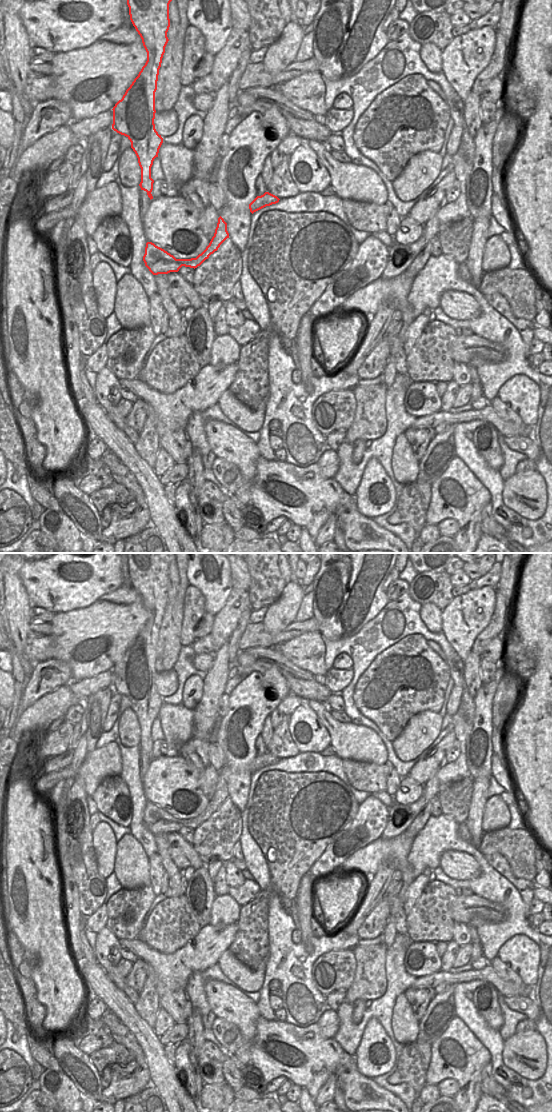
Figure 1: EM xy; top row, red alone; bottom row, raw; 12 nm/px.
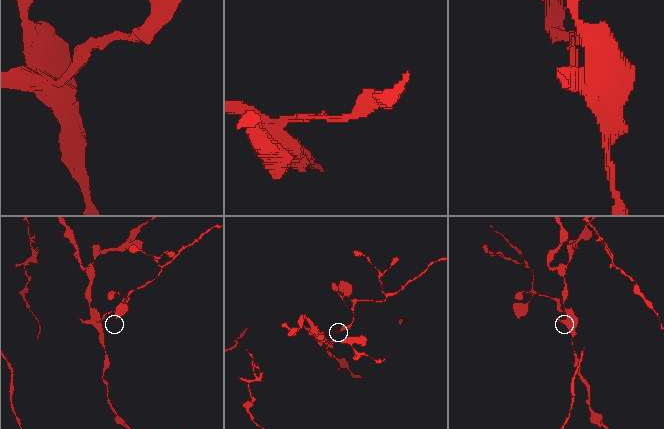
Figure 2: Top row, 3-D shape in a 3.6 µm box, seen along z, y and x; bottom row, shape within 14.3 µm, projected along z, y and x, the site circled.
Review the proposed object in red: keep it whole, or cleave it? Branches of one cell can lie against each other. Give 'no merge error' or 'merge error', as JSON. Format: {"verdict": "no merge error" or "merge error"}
{"verdict": "merge error"}

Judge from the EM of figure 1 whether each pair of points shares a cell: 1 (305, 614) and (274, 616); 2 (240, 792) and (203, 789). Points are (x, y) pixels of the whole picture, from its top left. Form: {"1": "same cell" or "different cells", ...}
{"1": "different cells", "2": "different cells"}

